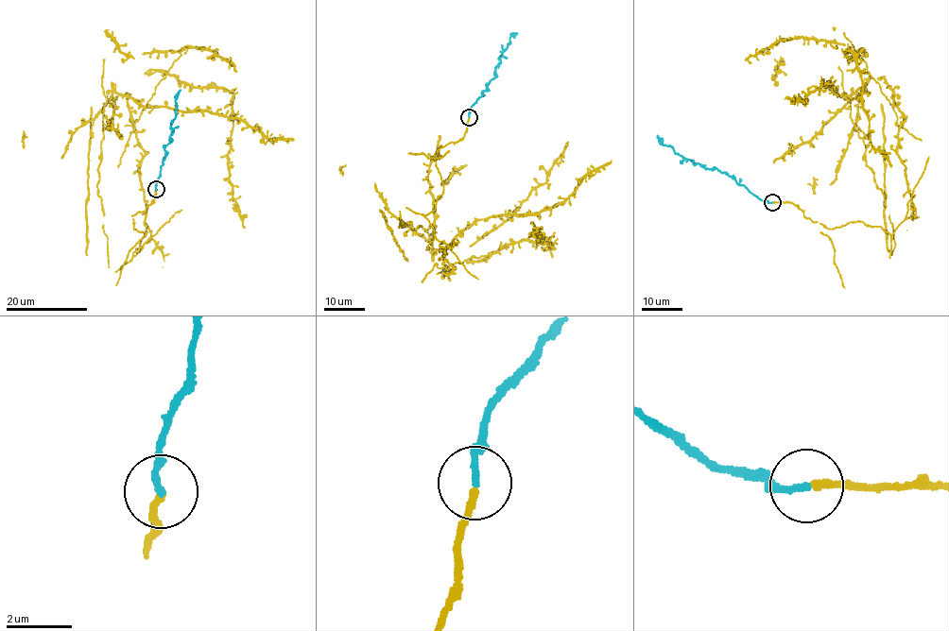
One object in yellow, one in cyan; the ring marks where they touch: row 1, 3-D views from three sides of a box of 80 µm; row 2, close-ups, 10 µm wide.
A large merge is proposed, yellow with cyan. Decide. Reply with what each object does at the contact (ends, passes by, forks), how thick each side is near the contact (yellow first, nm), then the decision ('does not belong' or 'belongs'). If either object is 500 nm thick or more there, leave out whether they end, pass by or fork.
yellow ends | cyan ends | 200/200 nm | belongs

